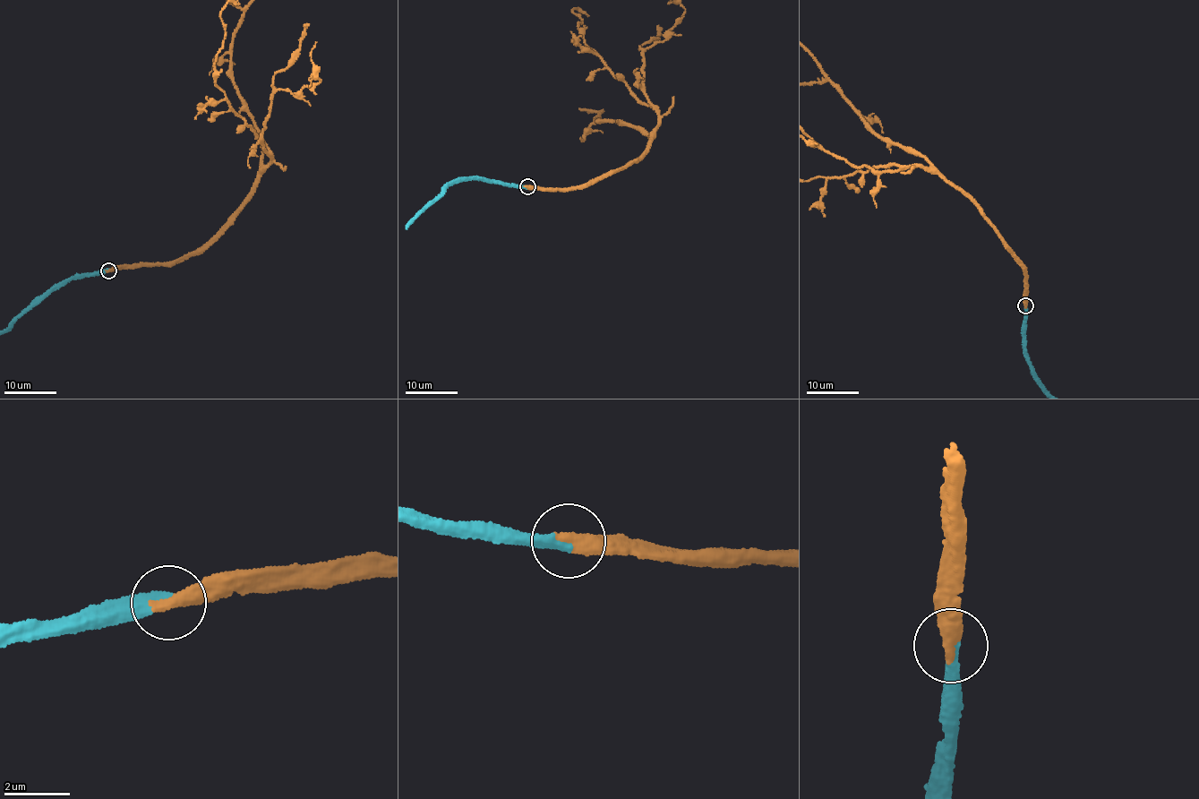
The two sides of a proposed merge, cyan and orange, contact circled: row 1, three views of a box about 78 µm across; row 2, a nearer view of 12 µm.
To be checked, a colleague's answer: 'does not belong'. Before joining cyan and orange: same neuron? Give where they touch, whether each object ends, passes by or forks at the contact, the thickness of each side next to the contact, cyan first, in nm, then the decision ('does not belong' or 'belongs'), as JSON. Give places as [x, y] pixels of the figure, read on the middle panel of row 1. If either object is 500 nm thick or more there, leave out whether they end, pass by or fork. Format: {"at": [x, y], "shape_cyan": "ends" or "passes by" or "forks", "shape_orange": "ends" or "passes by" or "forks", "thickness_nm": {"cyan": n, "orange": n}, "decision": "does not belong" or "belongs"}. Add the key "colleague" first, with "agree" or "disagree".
{"colleague": "disagree", "at": [527, 186], "shape_cyan": "ends", "shape_orange": "ends", "thickness_nm": {"cyan": 400, "orange": 480}, "decision": "belongs"}

